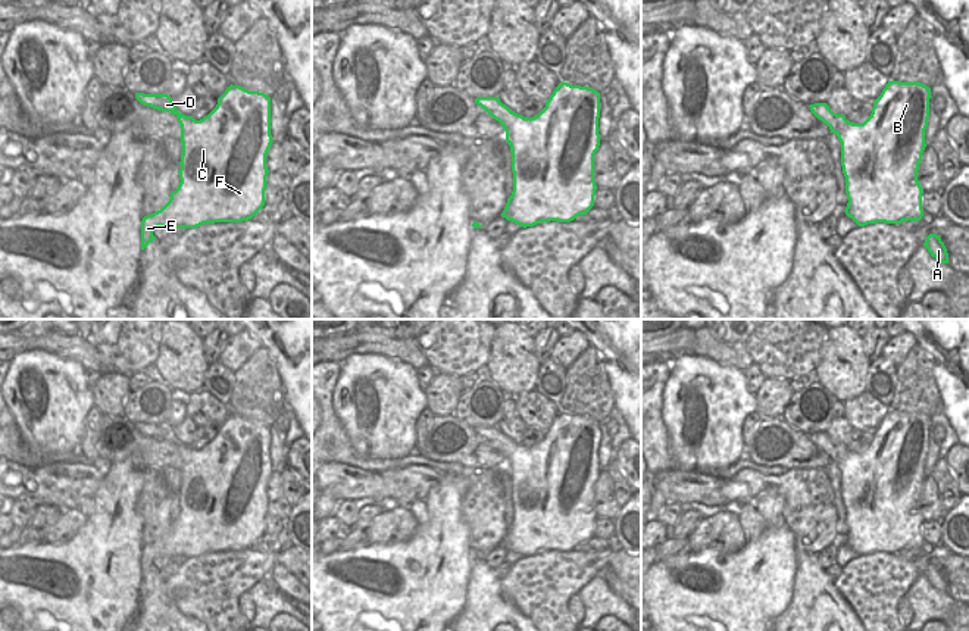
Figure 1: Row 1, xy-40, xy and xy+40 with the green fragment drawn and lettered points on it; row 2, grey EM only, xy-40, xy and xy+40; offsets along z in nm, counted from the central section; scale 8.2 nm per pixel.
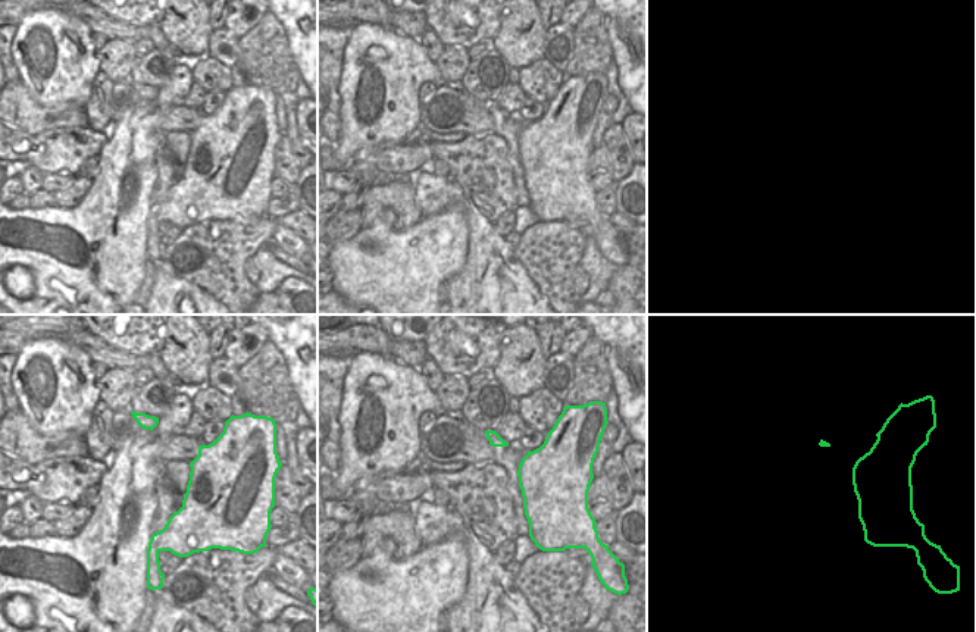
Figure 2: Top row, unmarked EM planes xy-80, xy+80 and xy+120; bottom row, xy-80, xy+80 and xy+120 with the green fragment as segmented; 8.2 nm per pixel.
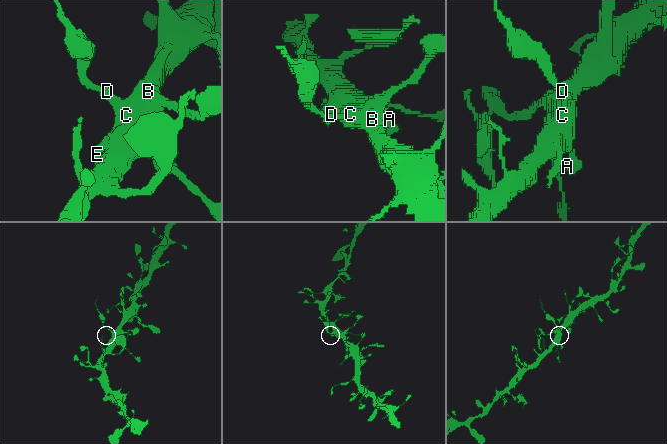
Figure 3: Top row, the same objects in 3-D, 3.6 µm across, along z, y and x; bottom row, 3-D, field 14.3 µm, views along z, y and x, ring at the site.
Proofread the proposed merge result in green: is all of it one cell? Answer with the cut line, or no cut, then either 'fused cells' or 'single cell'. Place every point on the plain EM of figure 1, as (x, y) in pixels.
cut in xy along (519, 444), (506, 462); fused cells

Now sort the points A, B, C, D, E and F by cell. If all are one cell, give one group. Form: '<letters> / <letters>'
A B C E F / D

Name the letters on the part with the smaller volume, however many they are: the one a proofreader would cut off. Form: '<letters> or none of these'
D

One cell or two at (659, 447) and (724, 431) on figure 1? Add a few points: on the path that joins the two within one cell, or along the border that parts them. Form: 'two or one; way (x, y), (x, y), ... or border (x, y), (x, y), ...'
two; border (662, 411), (662, 424), (668, 436), (671, 455)

